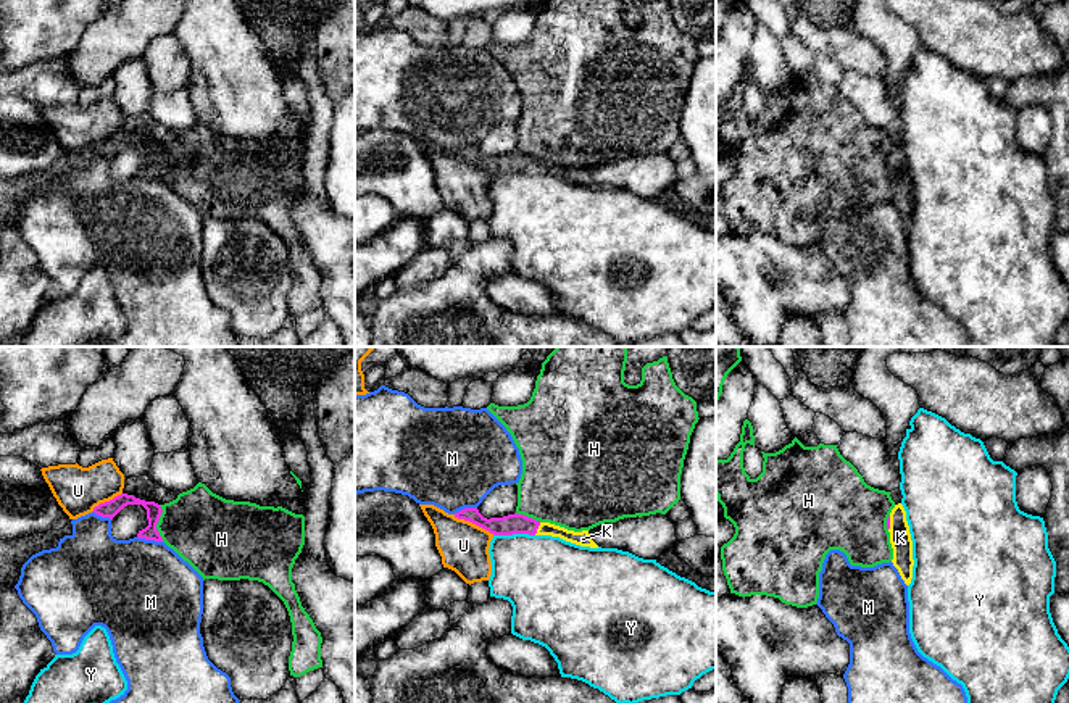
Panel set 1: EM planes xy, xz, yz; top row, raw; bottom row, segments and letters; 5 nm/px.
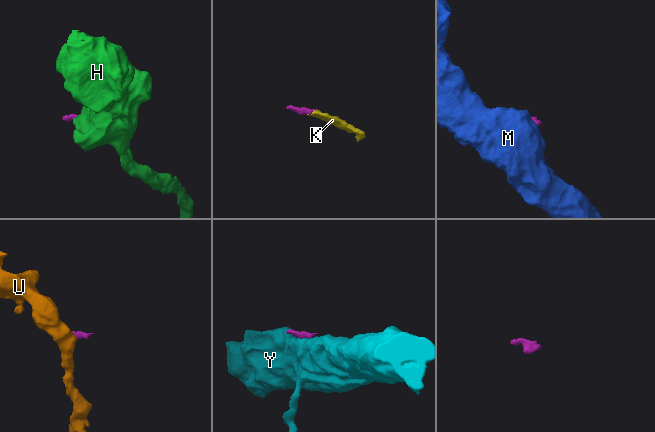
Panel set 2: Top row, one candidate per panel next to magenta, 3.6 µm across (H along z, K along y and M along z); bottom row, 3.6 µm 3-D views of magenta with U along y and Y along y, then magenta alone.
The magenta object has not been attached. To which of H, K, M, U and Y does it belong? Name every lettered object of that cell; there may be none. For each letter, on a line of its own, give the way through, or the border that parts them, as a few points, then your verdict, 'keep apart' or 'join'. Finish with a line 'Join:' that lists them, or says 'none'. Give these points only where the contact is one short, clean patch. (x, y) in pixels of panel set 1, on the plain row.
H: border xy (158, 144), (162, 152), (157, 170), (163, 179); keep apart
K: way xz (510, 163), (537, 166), (582, 178); join
M: keep apart
U: border xz (453, 153), (494, 173); keep apart
Y: border xz (534, 173), (494, 174); keep apart
Join: K

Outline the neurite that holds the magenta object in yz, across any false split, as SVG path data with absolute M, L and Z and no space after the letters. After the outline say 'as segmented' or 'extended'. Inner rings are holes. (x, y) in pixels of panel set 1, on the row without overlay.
M901 142L895 144L888 158L887 168L890 171L890 182L893 187L893 205L898 208L901 218L906 224L911 223L913 218L913 179L909 173L909 164L906 160L906 150Z; extended

